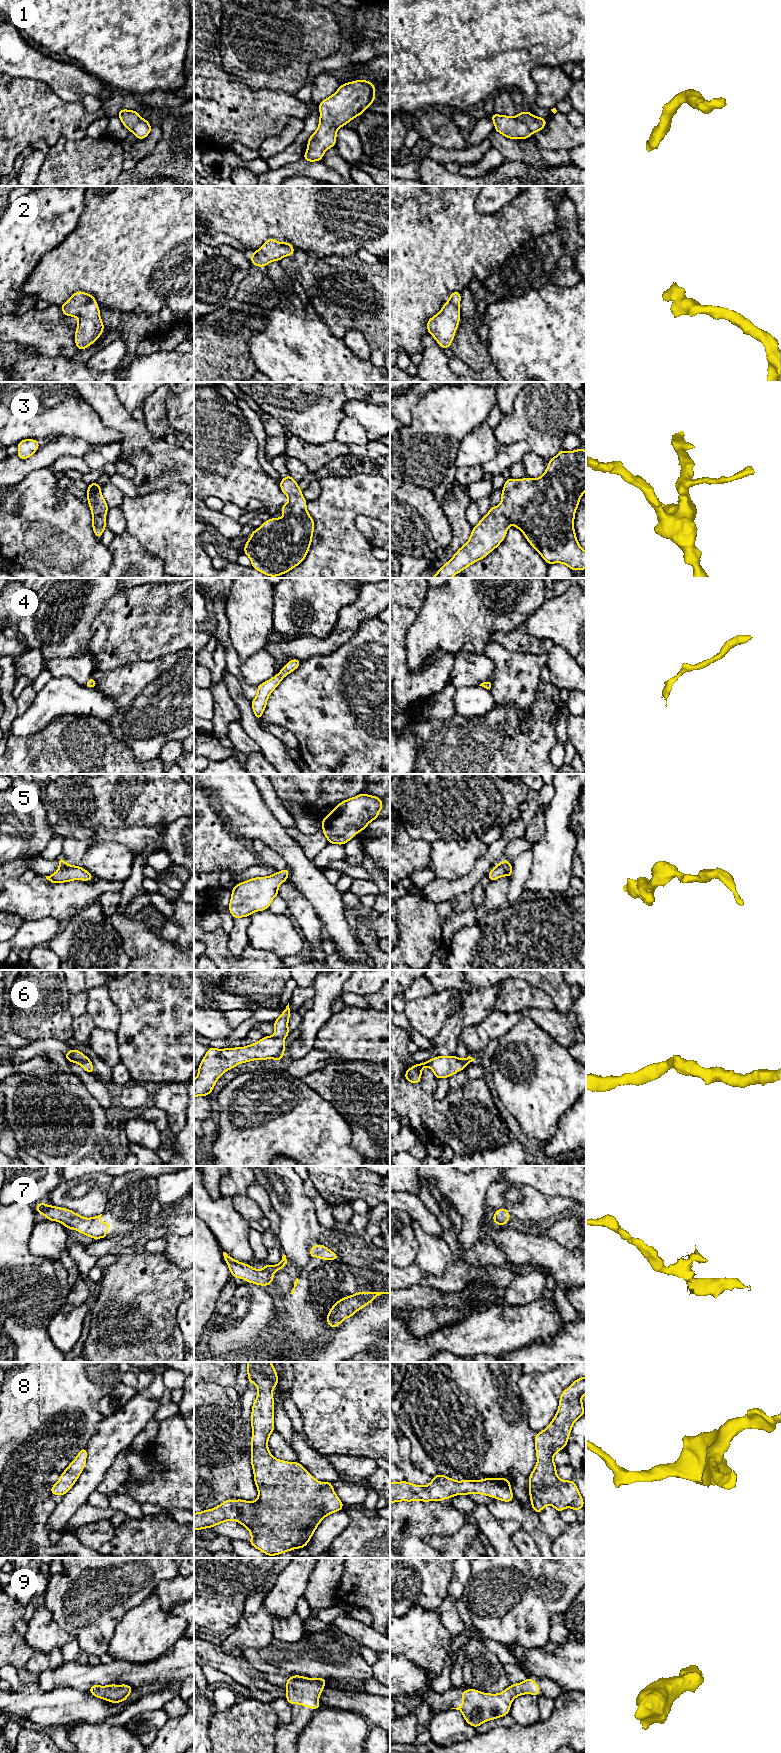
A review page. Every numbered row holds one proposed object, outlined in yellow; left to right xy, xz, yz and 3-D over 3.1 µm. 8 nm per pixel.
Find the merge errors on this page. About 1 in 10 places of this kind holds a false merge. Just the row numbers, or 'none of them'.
none of them

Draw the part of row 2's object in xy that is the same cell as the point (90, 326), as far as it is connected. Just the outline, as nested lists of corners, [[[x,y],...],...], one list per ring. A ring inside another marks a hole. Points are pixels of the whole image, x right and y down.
[[[77,291],[60,306],[66,316],[77,317],[75,345],[81,351],[93,344],[104,331],[100,308],[93,295]]]

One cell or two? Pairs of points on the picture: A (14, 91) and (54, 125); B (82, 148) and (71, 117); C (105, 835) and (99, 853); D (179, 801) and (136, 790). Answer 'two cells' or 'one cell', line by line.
A: one cell
B: two cells
C: two cells
D: one cell

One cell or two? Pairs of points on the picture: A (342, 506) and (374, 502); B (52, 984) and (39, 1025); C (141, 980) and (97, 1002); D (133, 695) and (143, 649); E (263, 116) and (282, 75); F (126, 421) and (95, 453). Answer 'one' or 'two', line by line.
A: one
B: one
C: two
D: two
E: two
F: two

